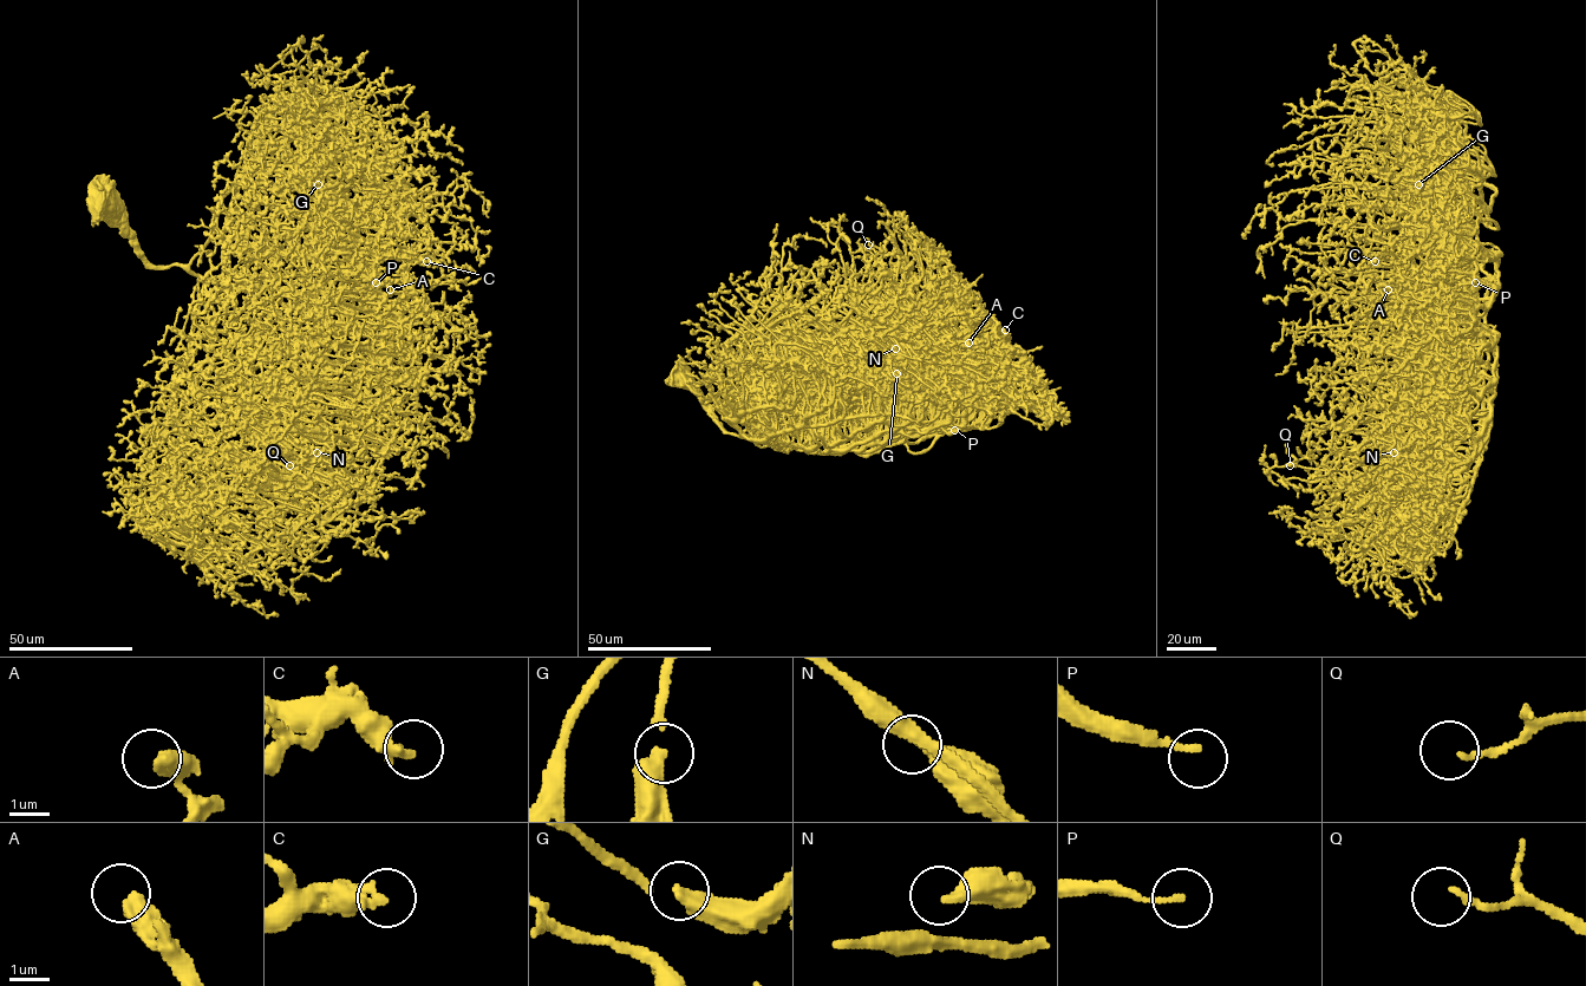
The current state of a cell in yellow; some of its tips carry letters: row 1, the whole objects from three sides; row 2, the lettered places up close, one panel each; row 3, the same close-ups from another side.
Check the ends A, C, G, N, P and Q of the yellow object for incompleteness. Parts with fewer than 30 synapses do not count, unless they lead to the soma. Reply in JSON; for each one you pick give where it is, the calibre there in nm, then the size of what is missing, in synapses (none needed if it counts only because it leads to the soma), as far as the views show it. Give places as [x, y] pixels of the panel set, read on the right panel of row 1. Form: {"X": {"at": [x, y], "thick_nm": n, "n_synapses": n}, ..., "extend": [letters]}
{"G": {"at": [1418, 184], "thick_nm": 460, "n_synapses": 35}, "N": {"at": [1394, 452], "thick_nm": 240, "n_synapses": 90}, "P": {"at": [1475, 282], "thick_nm": 160, "n_synapses": 1000}, "extend": ["G", "N", "P"]}

